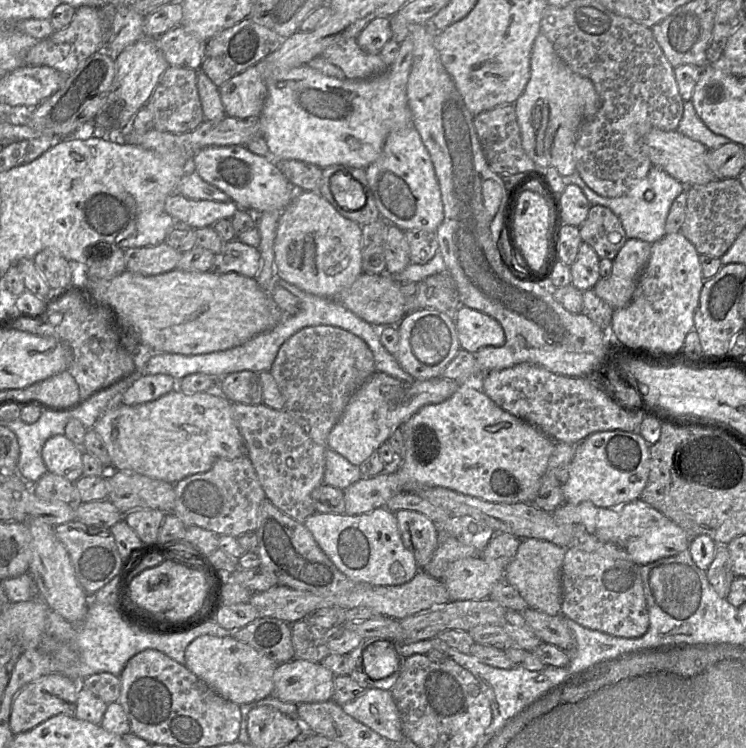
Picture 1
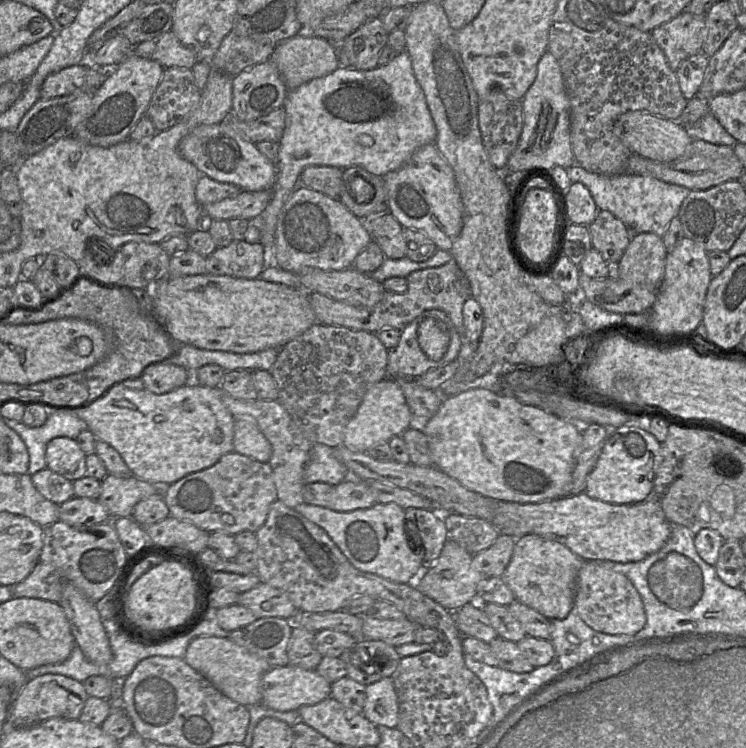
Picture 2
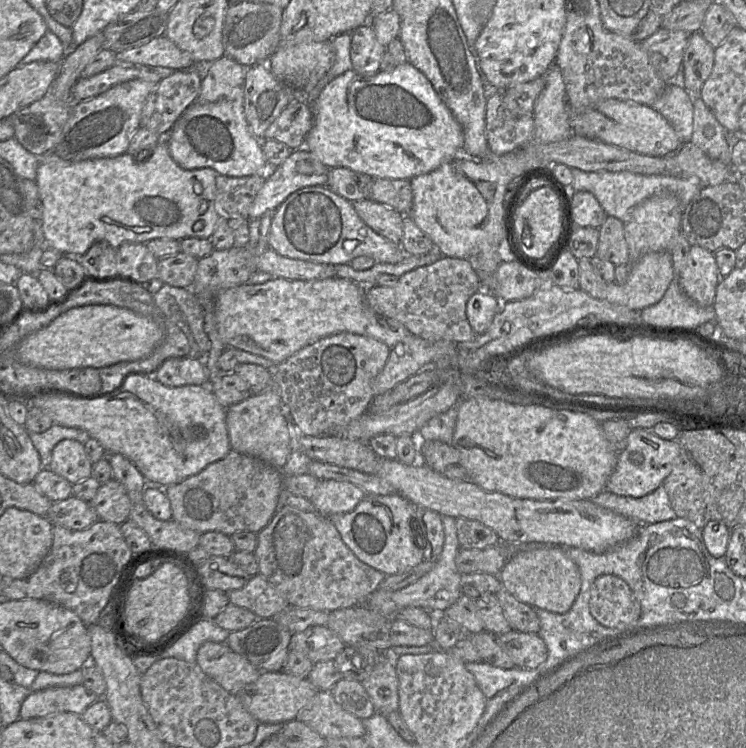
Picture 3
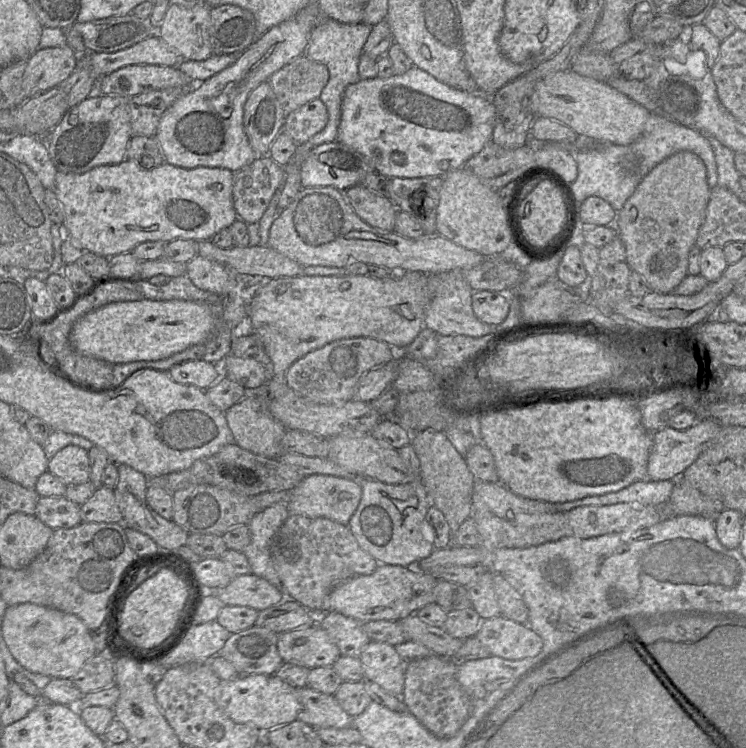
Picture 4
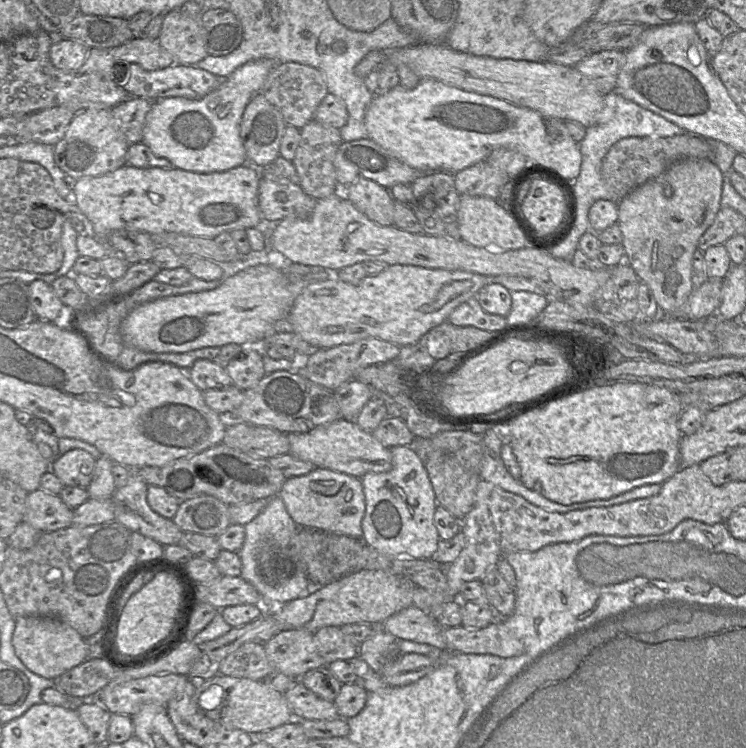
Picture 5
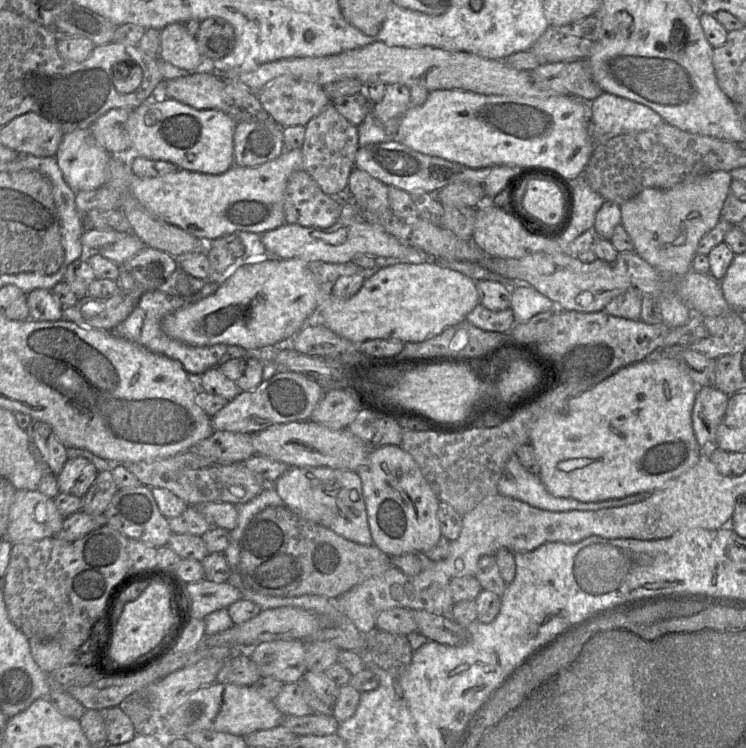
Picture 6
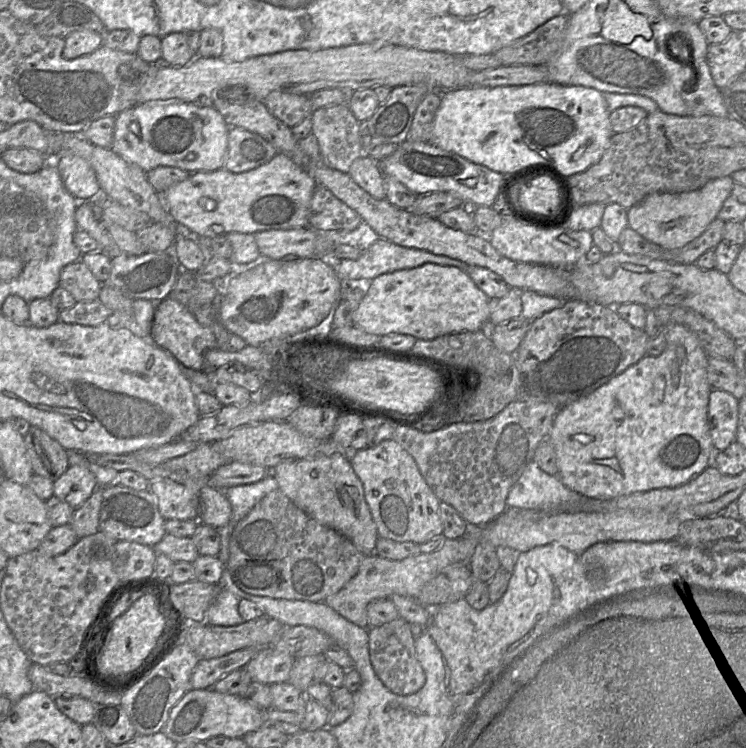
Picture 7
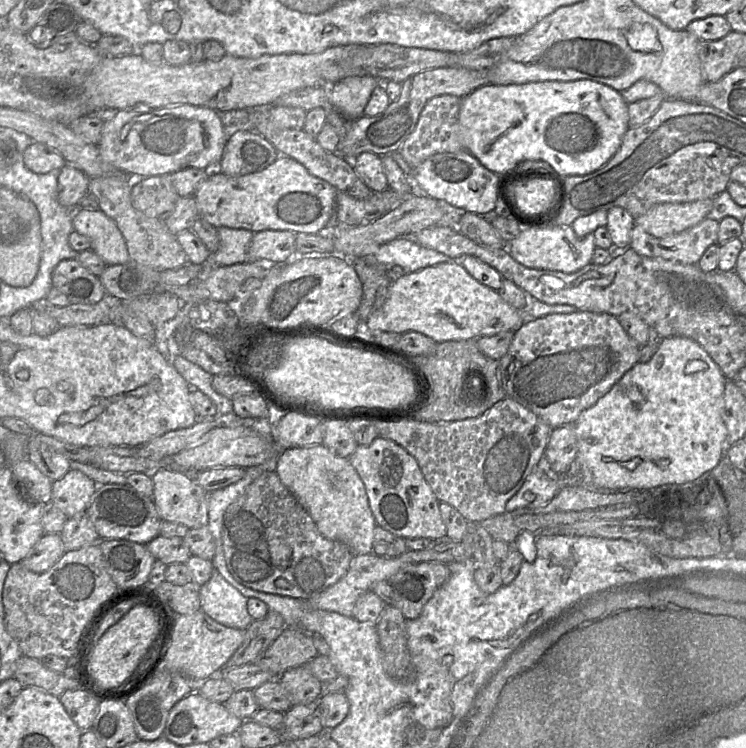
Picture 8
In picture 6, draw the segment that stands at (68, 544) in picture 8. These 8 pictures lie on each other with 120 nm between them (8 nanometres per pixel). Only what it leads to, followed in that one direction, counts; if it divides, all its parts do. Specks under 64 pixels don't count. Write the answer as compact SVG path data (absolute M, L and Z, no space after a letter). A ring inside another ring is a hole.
M110 470L98 472L83 499L82 511L90 515L103 515L112 497L118 491Z

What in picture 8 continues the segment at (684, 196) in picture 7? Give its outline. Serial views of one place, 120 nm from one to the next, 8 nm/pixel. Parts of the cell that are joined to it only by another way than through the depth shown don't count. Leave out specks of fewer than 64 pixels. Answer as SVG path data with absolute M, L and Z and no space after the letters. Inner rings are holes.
M710 198L685 203L660 203L634 218L634 224L654 237L663 238L697 225L707 217L712 207L713 199Z

